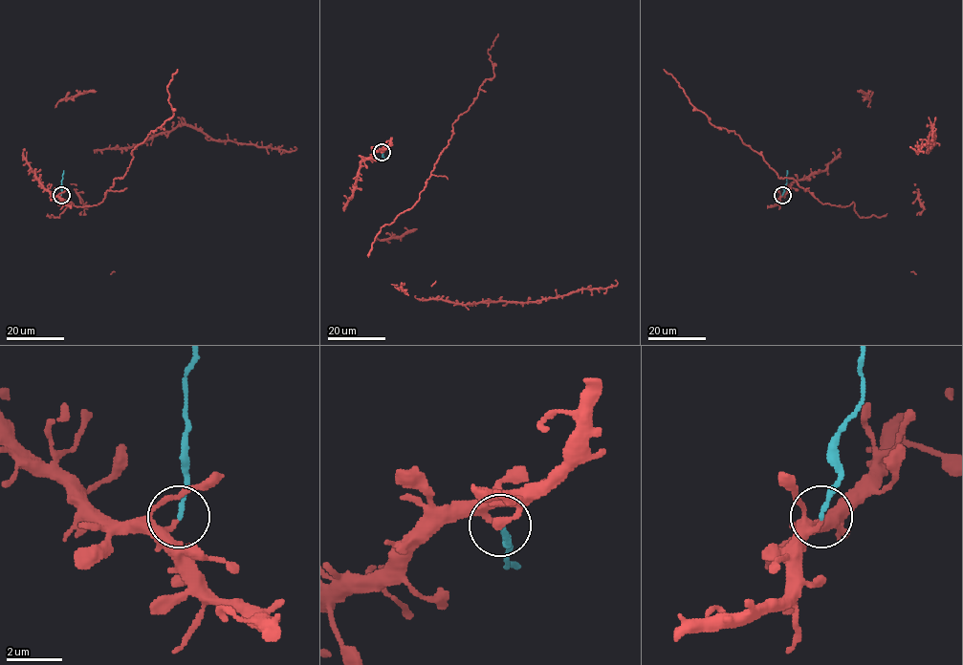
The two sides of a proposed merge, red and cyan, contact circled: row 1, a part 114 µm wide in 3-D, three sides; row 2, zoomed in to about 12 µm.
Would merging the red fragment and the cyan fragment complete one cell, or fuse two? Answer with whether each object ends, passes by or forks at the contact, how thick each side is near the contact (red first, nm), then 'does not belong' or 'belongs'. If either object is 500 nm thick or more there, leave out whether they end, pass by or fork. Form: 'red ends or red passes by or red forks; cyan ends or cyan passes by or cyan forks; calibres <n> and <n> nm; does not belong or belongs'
red ends; cyan ends; calibres 180 and 150 nm; does not belong

